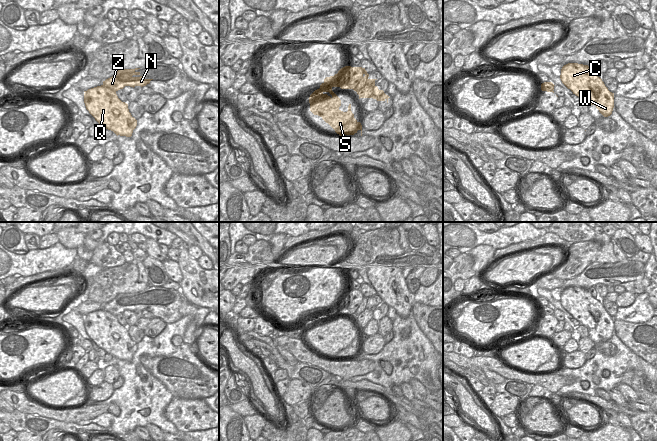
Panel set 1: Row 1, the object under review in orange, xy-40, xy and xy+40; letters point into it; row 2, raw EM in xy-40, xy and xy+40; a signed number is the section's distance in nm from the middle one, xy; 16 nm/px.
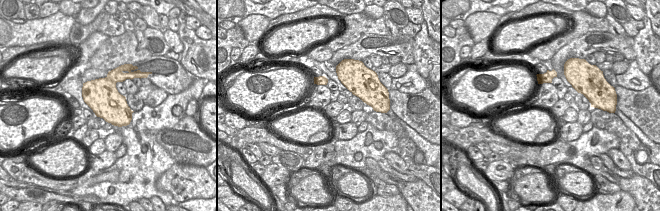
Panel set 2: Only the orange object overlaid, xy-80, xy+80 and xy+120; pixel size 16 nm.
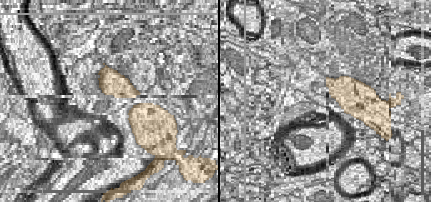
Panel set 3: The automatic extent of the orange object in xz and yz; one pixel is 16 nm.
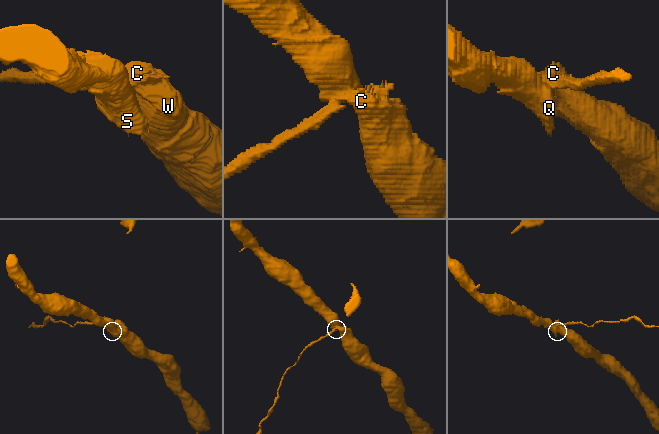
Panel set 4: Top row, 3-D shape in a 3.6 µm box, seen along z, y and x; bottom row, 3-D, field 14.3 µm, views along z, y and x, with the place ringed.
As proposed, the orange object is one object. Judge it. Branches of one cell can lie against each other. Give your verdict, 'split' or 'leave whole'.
leave whole

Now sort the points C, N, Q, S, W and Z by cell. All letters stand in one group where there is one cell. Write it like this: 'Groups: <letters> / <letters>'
Groups: C N Q S W Z

